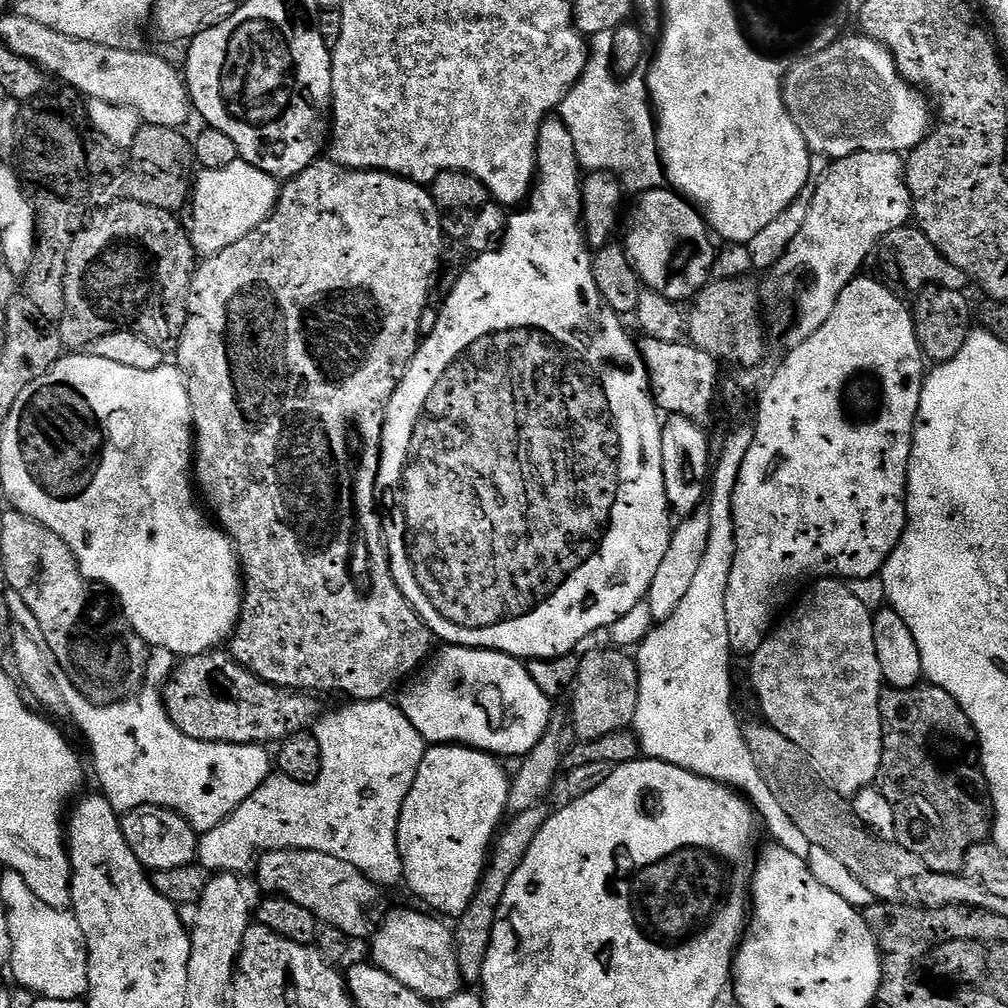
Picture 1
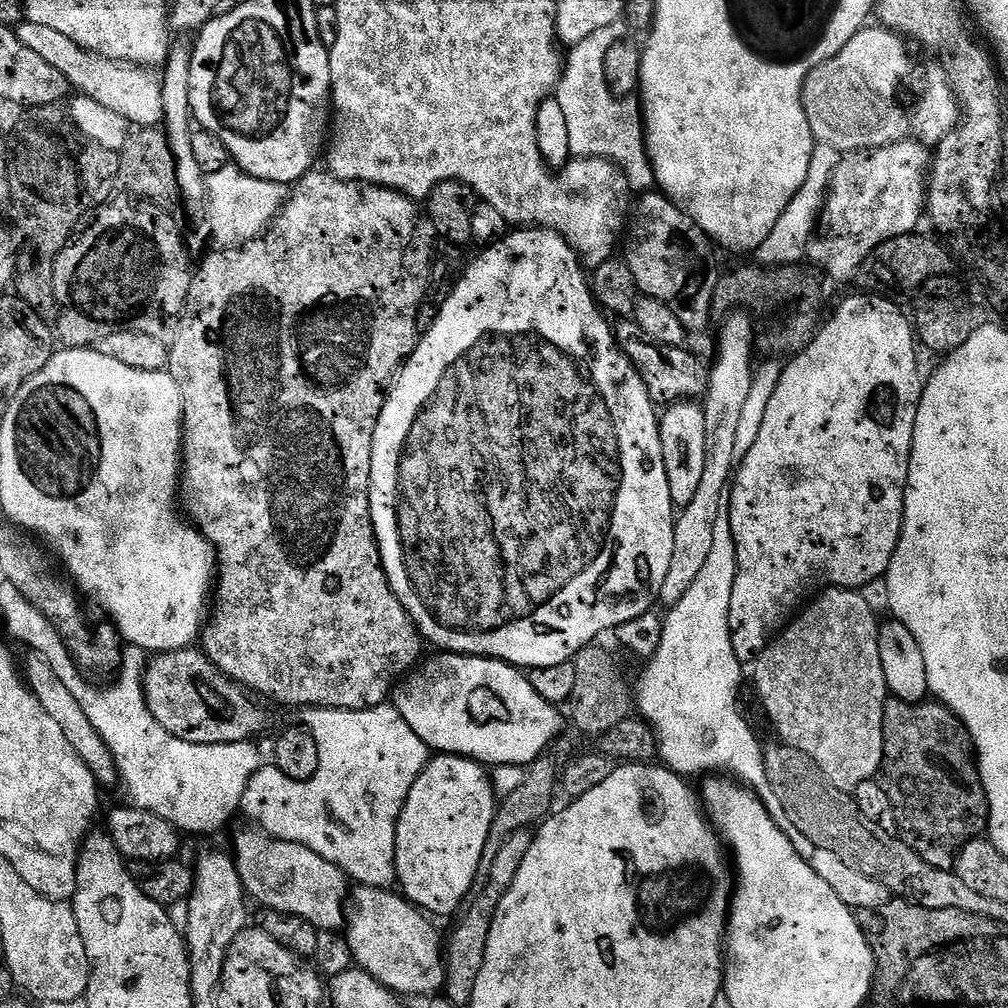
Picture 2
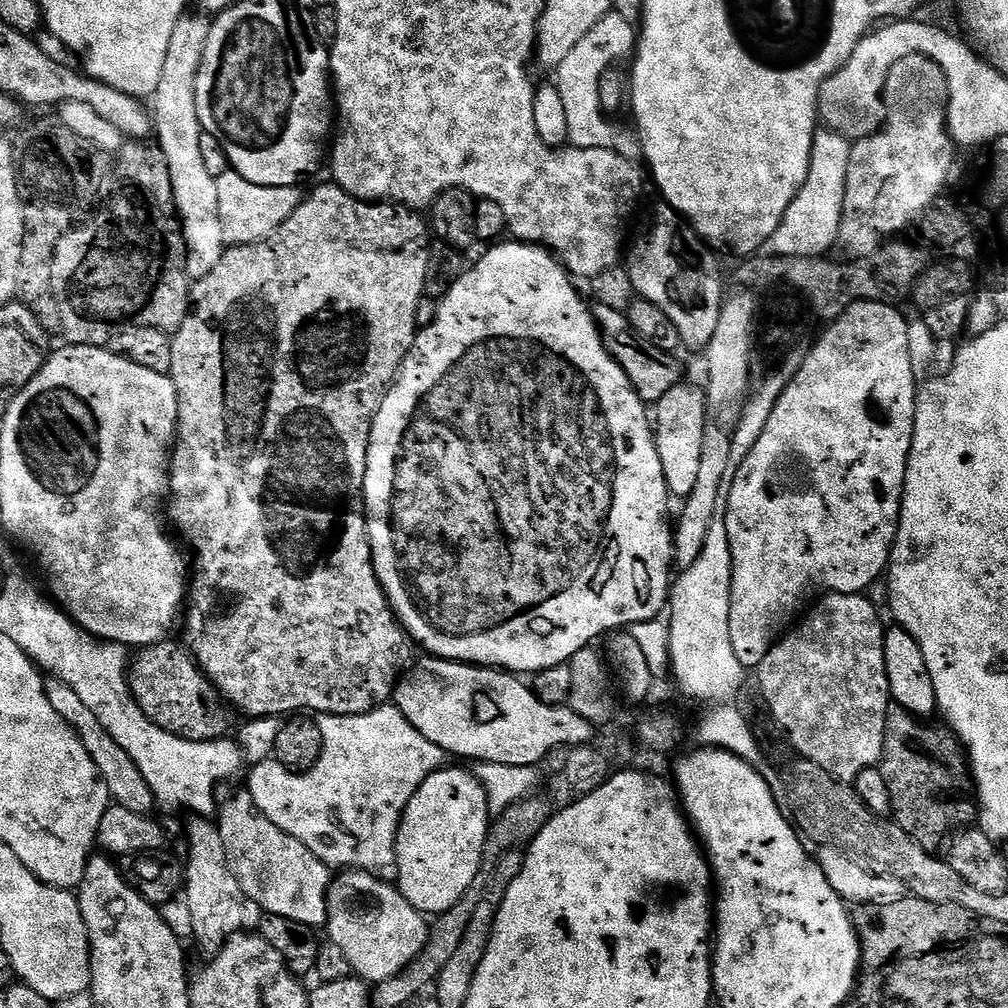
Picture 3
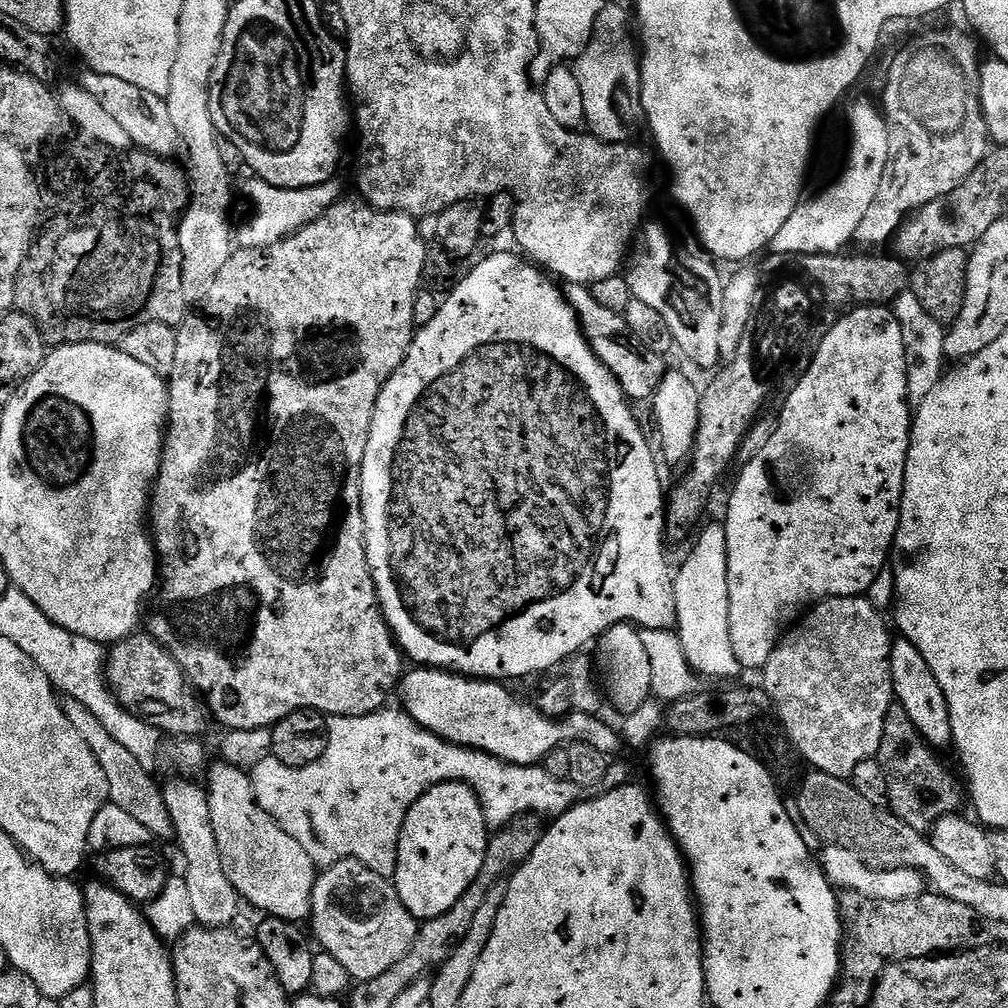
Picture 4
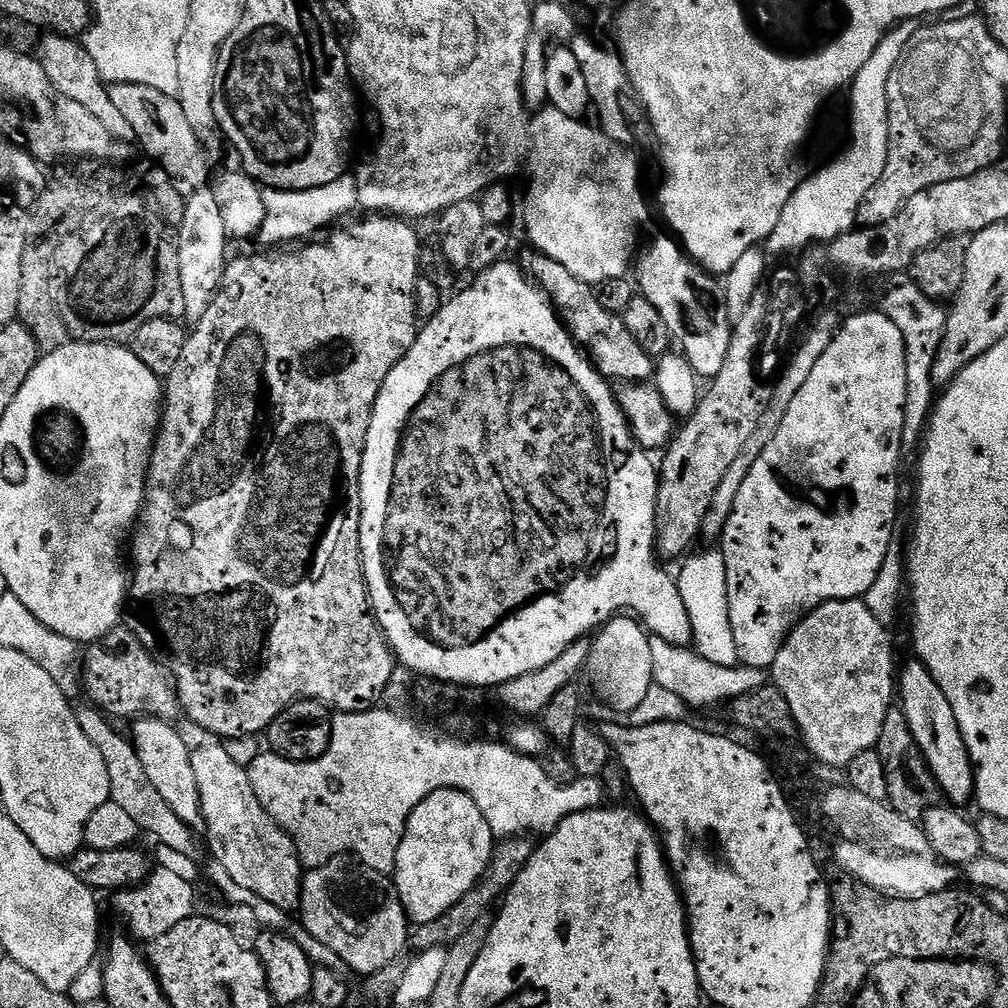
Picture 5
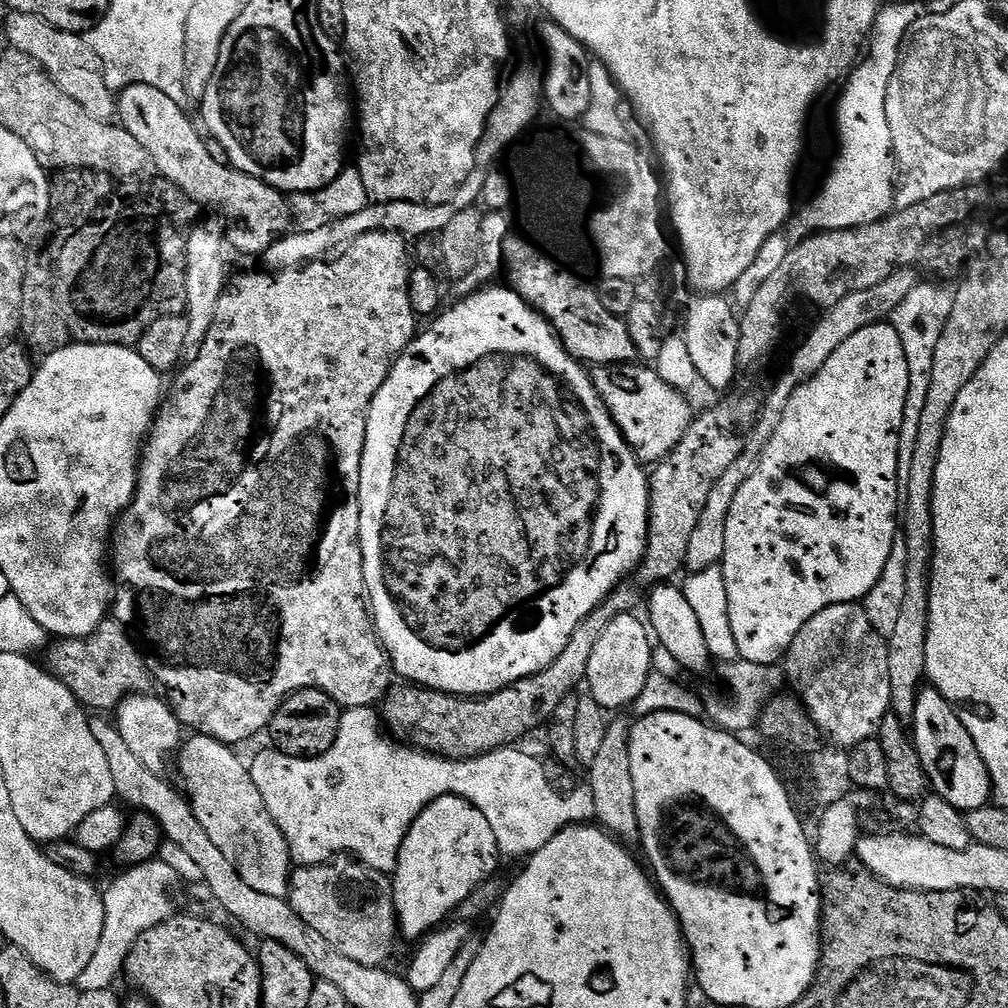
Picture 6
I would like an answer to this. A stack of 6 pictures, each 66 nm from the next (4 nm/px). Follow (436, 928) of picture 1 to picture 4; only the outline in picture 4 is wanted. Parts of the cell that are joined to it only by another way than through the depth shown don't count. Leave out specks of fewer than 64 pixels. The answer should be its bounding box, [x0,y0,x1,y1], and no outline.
[311,860,418,982]

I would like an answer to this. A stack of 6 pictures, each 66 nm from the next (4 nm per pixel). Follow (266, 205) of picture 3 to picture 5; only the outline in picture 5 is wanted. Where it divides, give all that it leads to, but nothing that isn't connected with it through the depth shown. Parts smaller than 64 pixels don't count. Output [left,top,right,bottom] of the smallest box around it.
[258,174,360,244]

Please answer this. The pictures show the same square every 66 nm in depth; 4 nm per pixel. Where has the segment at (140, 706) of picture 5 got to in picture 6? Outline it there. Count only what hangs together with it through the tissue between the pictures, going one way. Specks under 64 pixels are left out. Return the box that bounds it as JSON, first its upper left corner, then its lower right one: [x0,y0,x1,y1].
[47,618,154,713]

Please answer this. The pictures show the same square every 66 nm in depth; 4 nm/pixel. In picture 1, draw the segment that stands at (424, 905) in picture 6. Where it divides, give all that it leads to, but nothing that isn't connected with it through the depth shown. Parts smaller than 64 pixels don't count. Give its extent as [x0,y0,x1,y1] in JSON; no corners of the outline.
[398,744,510,918]

